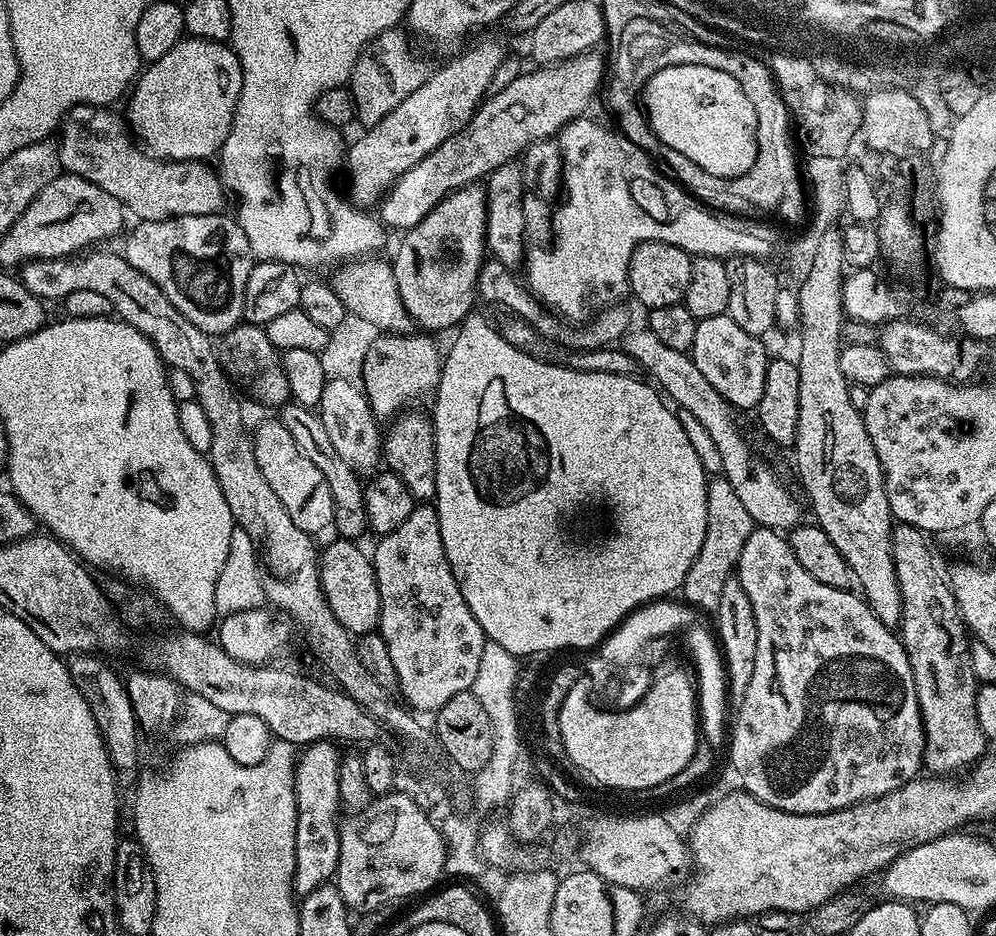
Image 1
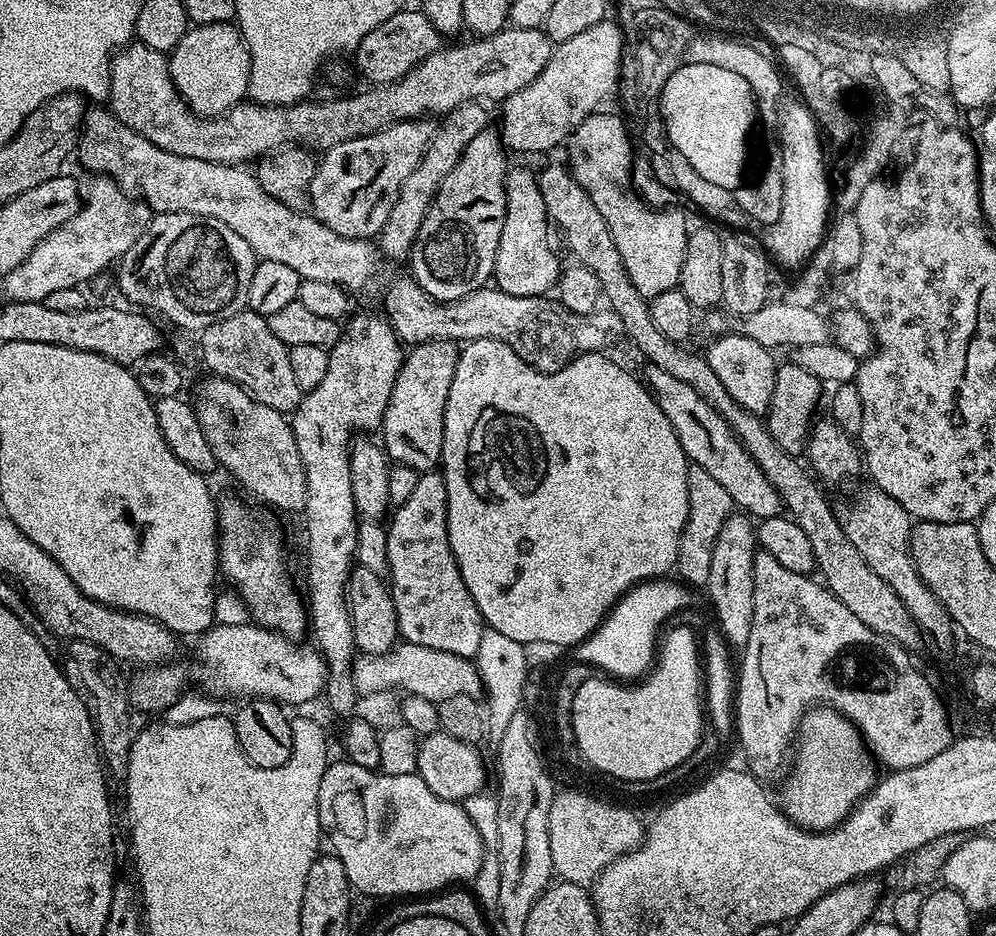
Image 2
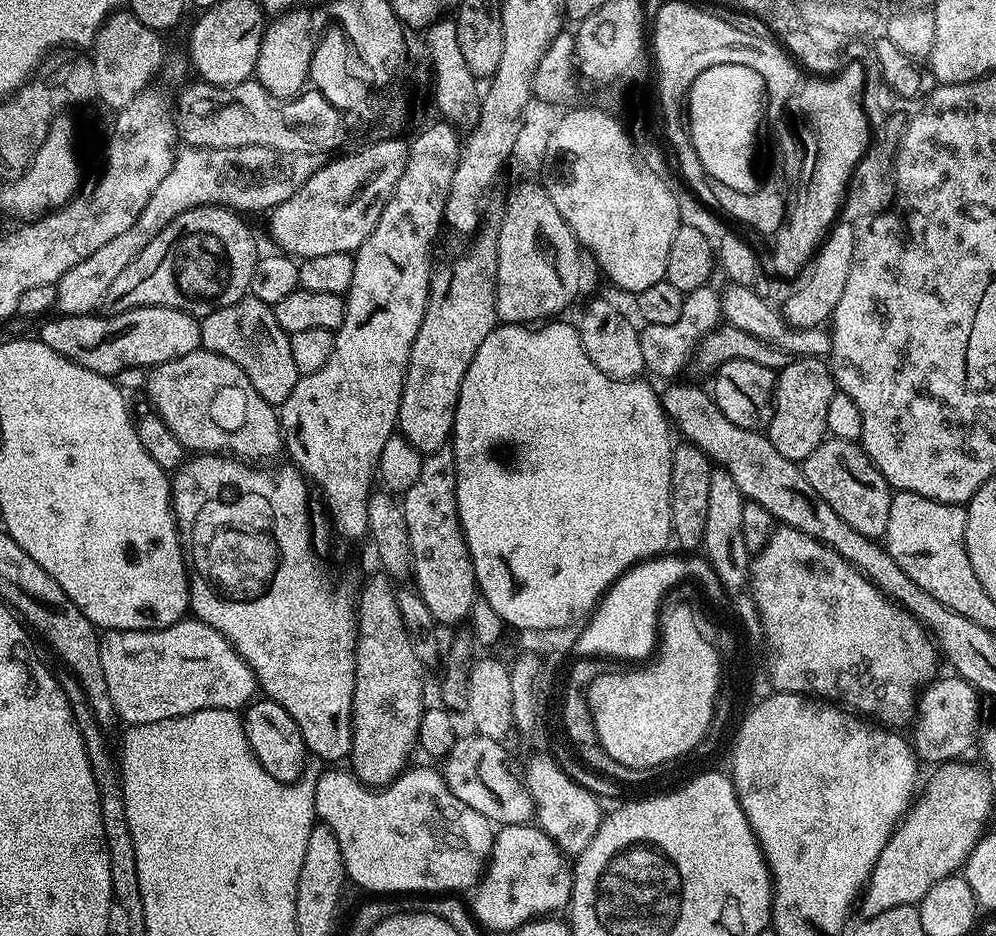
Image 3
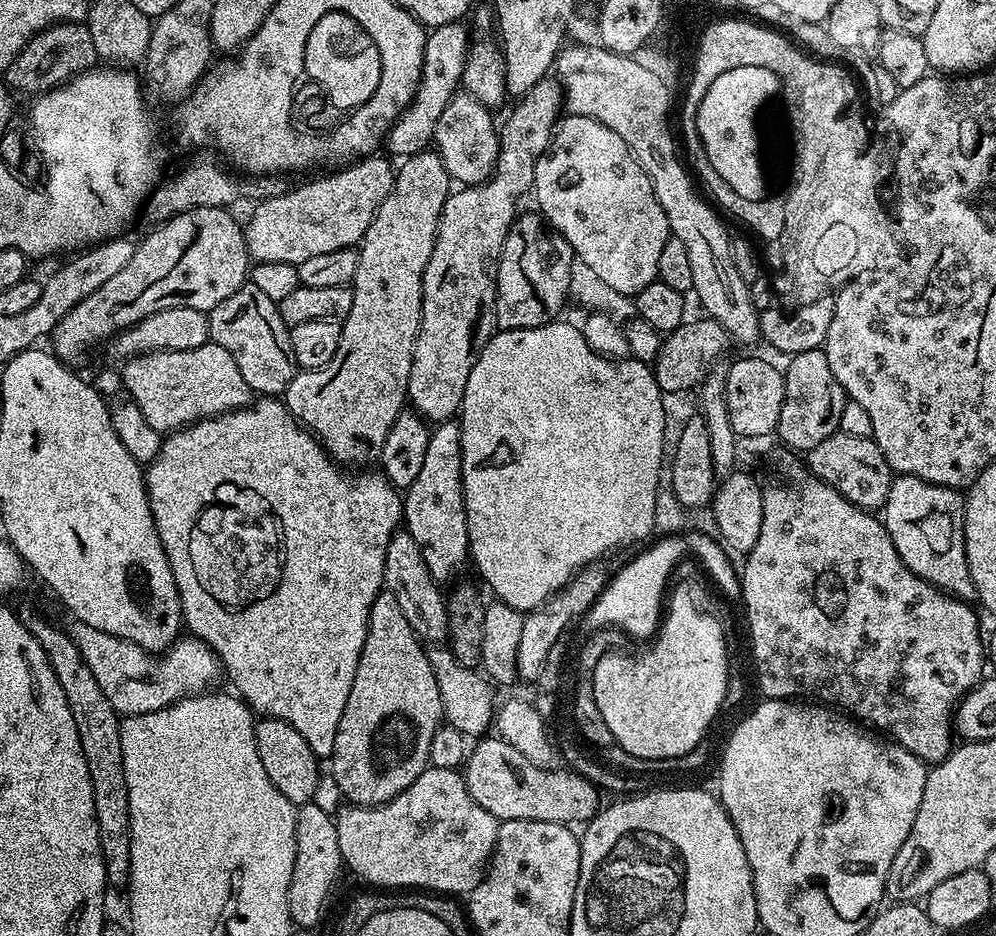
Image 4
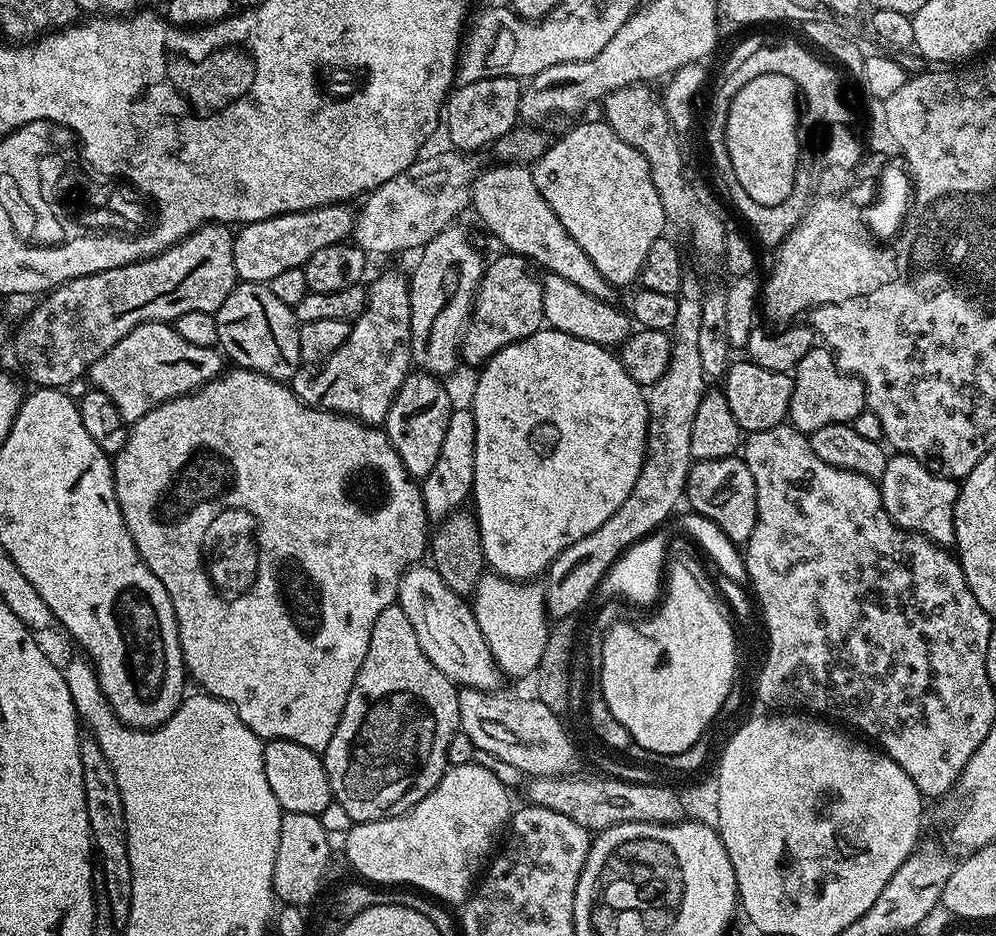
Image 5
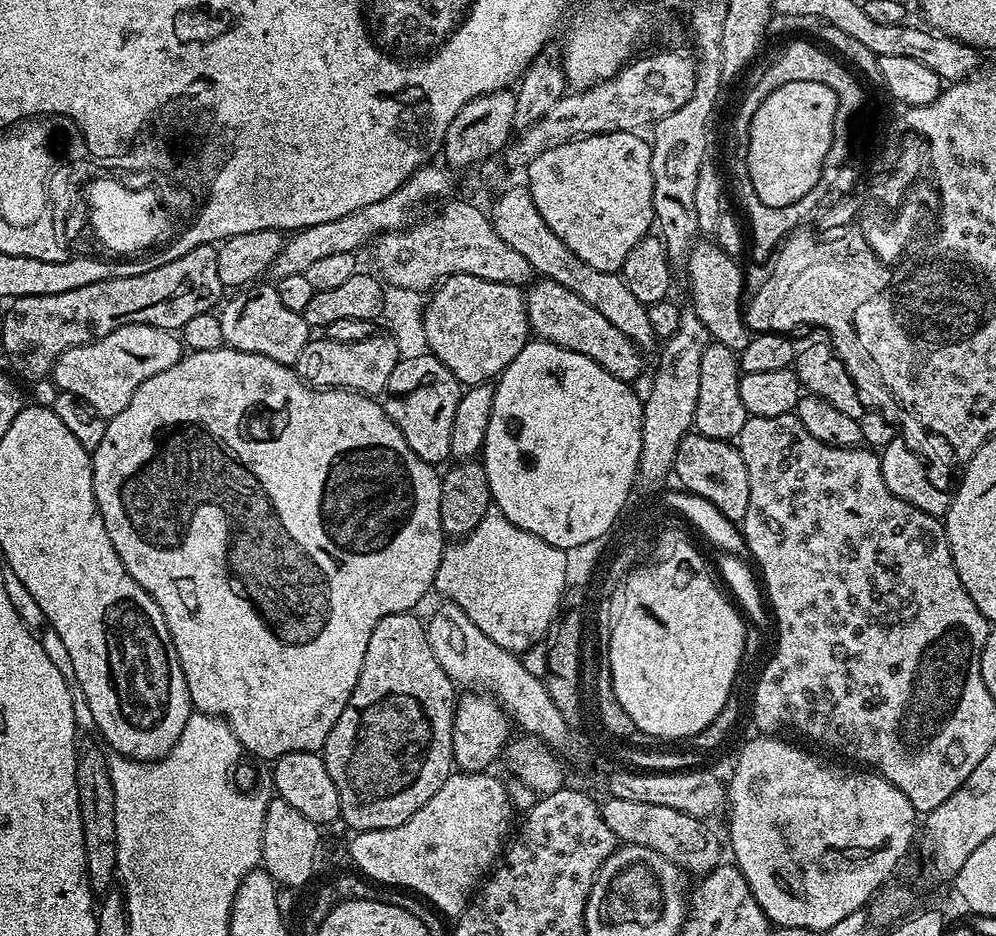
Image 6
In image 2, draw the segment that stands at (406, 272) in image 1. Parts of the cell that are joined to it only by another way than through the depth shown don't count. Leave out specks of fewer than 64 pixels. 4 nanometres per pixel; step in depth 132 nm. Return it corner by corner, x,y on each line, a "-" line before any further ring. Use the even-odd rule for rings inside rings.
485,130
478,133
470,142
470,146
466,146
466,150
458,158
458,162
454,166
454,170
450,170
450,174
446,174
446,178
442,182
442,186
438,190
436,197
432,199
430,210
426,214
426,218
422,218
422,230
418,230
418,238
414,242
410,253
410,275
416,281
416,285
422,290
426,290
426,294
430,294
430,298
435,300
450,301
462,298
466,294
470,294
474,290
485,287
493,279
496,270
496,258
498,256
498,242
502,238
502,222
506,218
506,190
504,183
508,177
510,161
504,157
506,153
506,145
499,131

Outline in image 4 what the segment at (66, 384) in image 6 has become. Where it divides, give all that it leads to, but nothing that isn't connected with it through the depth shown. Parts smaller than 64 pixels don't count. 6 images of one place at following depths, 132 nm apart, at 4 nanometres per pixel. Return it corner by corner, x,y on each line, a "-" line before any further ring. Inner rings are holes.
211,342
194,350
162,350
132,356
123,361
122,375
123,391
138,402
146,422
162,434
171,434
197,420
233,412
235,408
247,408
254,399
252,388
242,378
242,370
238,370
238,362
222,346

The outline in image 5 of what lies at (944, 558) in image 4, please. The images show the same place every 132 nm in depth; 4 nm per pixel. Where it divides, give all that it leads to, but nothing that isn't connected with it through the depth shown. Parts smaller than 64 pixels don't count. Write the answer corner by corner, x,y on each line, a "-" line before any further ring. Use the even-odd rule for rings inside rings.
889,455
886,470
878,481
884,509
899,528
916,532
941,546
955,545
954,510
957,481
939,471
931,472
924,464
927,463
923,459
914,456

